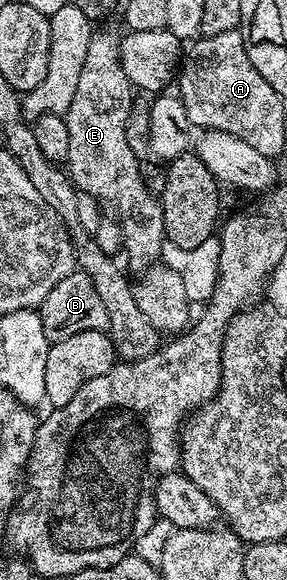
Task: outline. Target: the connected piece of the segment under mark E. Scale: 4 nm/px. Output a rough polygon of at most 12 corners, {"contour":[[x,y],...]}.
{"contour":[[93,30],[64,114],[68,178],[113,207],[123,254],[161,258],[164,209],[126,142],[121,36]]}

